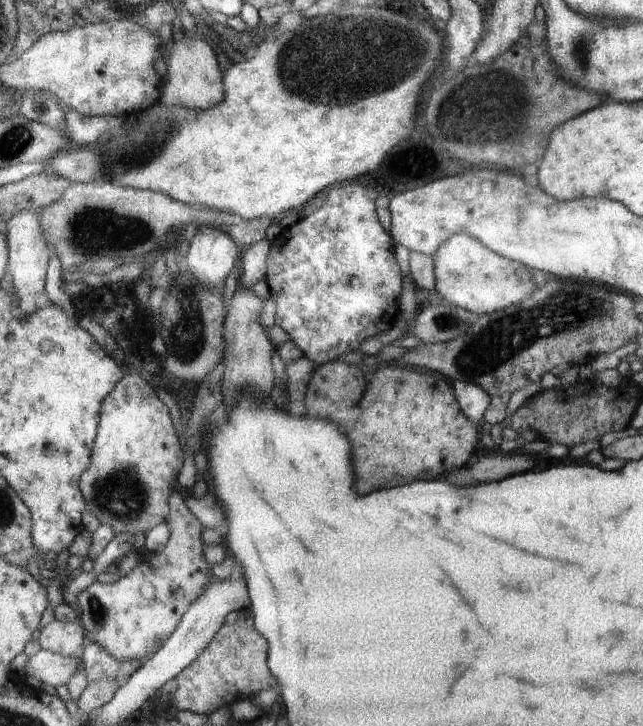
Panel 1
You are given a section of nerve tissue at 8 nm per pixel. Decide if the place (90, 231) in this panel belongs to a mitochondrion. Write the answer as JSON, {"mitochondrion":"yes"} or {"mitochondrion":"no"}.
{"mitochondrion":"yes"}

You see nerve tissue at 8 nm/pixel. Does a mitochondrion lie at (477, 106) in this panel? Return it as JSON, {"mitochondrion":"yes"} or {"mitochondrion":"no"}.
{"mitochondrion":"yes"}

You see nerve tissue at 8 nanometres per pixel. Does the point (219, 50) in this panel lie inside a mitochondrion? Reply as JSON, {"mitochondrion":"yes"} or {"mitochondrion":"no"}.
{"mitochondrion":"no"}

